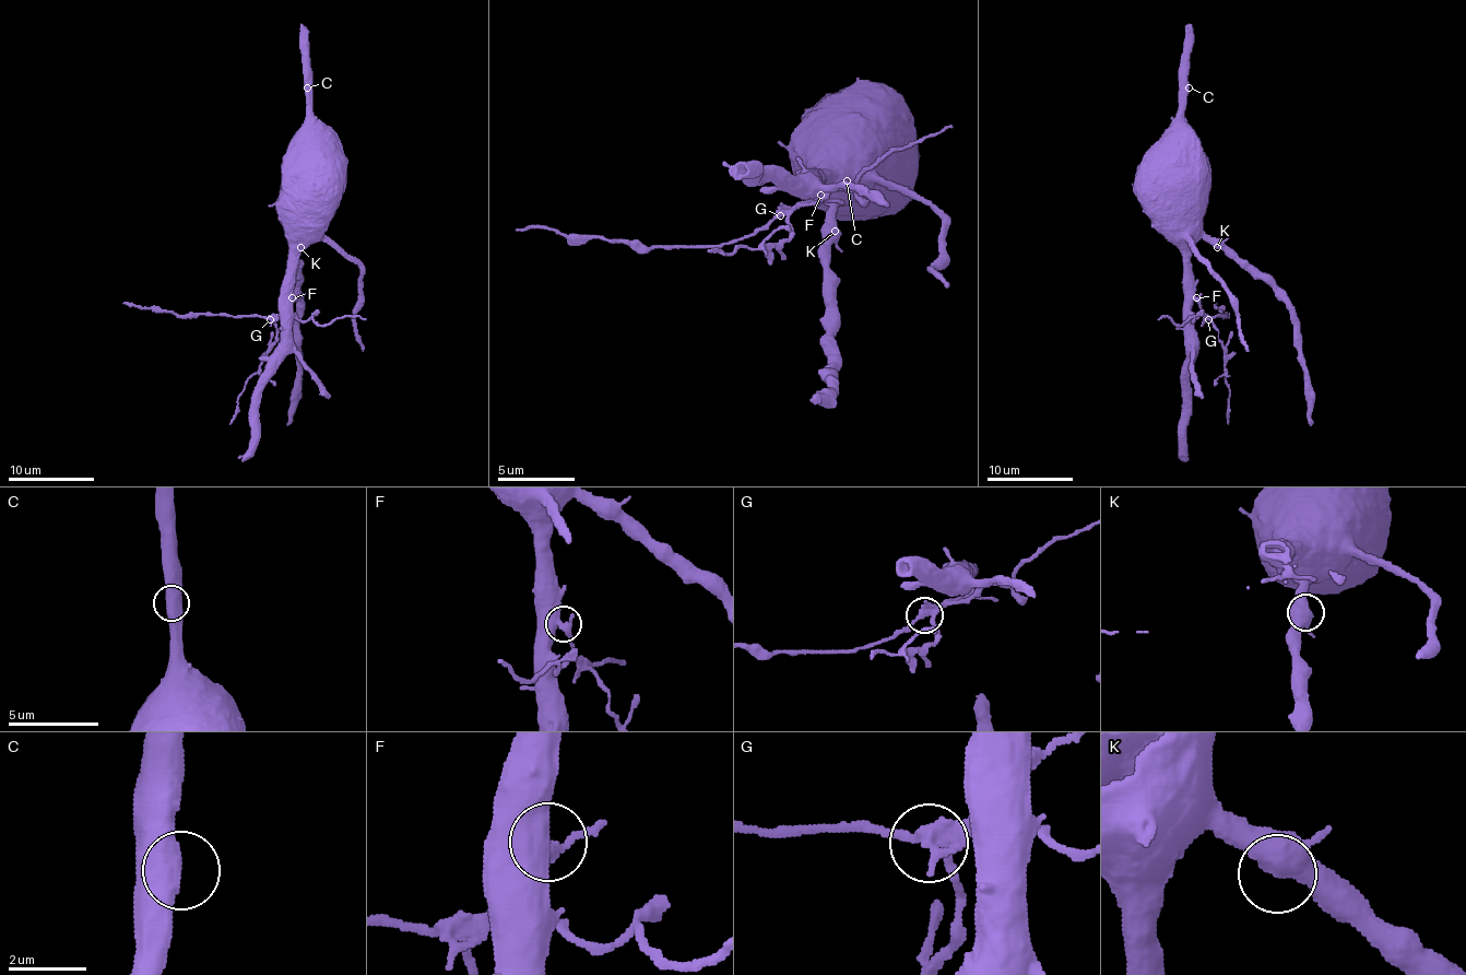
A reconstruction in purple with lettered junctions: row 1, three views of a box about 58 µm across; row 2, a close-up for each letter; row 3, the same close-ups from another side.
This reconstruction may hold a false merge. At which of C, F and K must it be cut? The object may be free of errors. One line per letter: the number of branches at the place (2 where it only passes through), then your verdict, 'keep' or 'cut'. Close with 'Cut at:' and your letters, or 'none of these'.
C: 2 | keep
F: 3 | cut
K: 3 | keep
Cut at: F

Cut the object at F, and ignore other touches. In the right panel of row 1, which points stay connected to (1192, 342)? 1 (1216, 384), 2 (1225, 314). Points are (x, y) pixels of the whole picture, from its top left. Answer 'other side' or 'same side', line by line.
1: other side
2: other side

